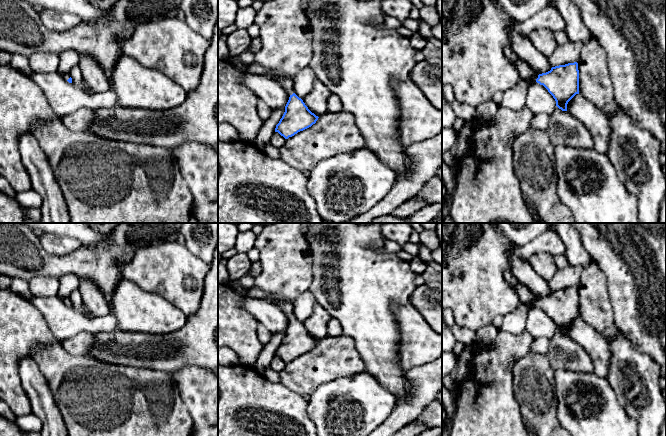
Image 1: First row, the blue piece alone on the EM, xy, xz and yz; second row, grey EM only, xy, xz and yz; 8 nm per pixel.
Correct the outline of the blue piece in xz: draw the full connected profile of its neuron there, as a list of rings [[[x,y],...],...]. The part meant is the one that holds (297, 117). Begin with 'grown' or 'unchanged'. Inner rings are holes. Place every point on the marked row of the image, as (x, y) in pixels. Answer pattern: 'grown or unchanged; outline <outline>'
grown; outline [[[268,71],[264,76],[277,81],[290,95],[285,106],[285,112],[279,123],[276,125],[275,132],[278,132],[285,139],[288,139],[316,123],[319,117],[312,113],[303,100],[294,93],[292,77],[286,76],[281,79],[276,77],[270,71]]]

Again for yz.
grown; outline [[[512,48],[506,49],[506,56],[516,66],[521,79],[532,80],[543,85],[555,99],[556,106],[562,111],[567,111],[568,102],[579,94],[577,62],[555,66],[550,71],[537,75]]]

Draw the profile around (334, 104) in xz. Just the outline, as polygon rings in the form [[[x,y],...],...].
[[[331,95],[327,101],[327,109],[330,113],[341,112],[343,110],[343,105],[340,98],[336,95]]]

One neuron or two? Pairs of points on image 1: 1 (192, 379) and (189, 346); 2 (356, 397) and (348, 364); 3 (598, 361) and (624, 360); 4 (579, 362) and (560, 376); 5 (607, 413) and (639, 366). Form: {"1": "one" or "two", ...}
{"1": "two", "2": "two", "3": "two", "4": "two", "5": "two"}

